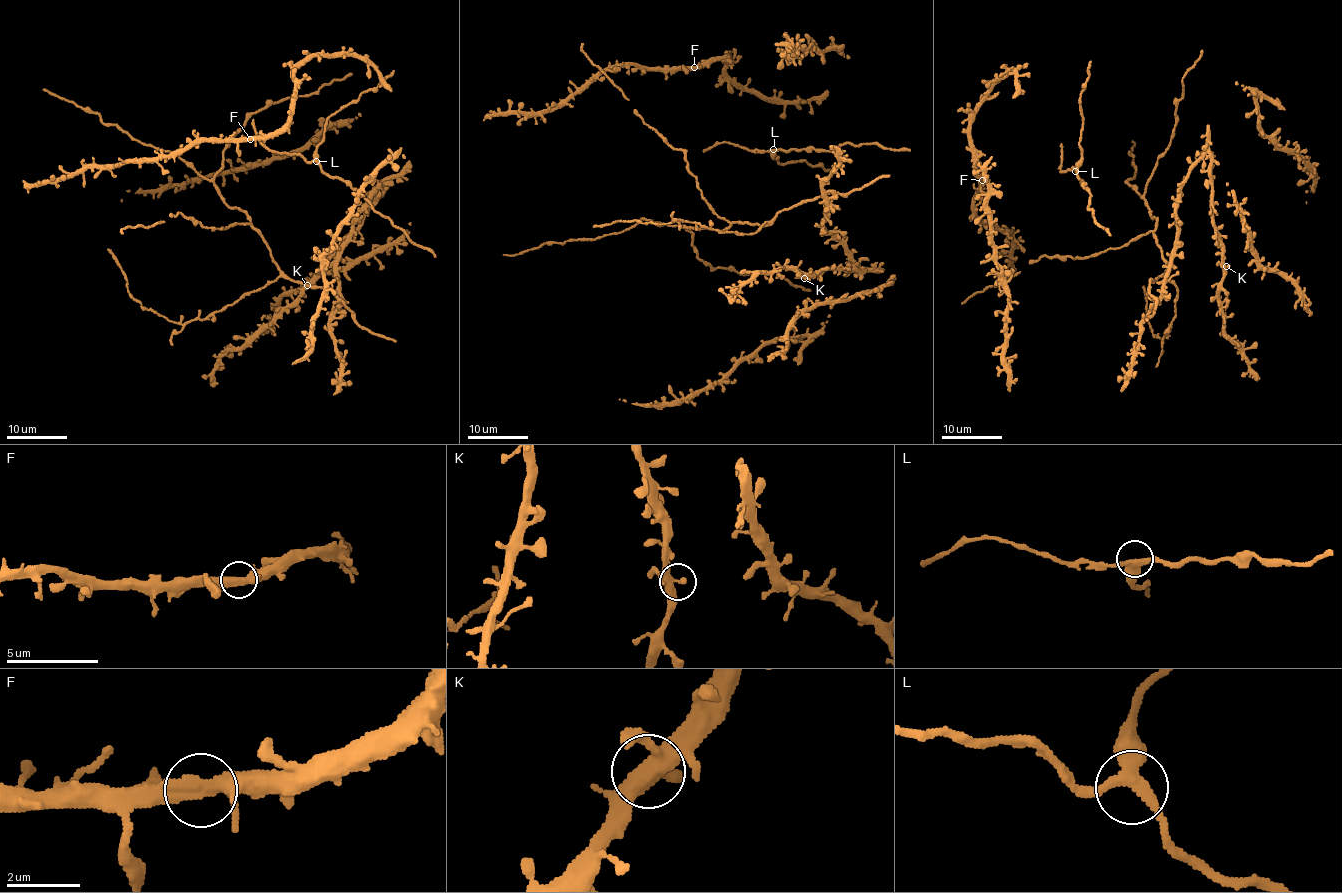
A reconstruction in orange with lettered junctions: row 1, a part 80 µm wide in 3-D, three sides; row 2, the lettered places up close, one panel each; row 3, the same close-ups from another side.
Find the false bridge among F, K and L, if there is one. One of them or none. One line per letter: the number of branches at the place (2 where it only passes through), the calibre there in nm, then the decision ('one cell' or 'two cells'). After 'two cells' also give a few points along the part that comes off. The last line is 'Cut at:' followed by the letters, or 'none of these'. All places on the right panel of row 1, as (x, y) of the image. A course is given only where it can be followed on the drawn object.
F: branches 3; calibre 340 nm; one cell
K: branches 3; calibre 320 nm; one cell
L: branches 3; calibre 320 nm; one cell
Cut at: none of these

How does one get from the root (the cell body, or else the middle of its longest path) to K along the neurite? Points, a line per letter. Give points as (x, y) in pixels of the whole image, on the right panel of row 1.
K: (1039, 258), (1088, 258), (1151, 231), (1166, 269), (1149, 283), (1155, 300), (1178, 189), (1201, 158), (1226, 266)

